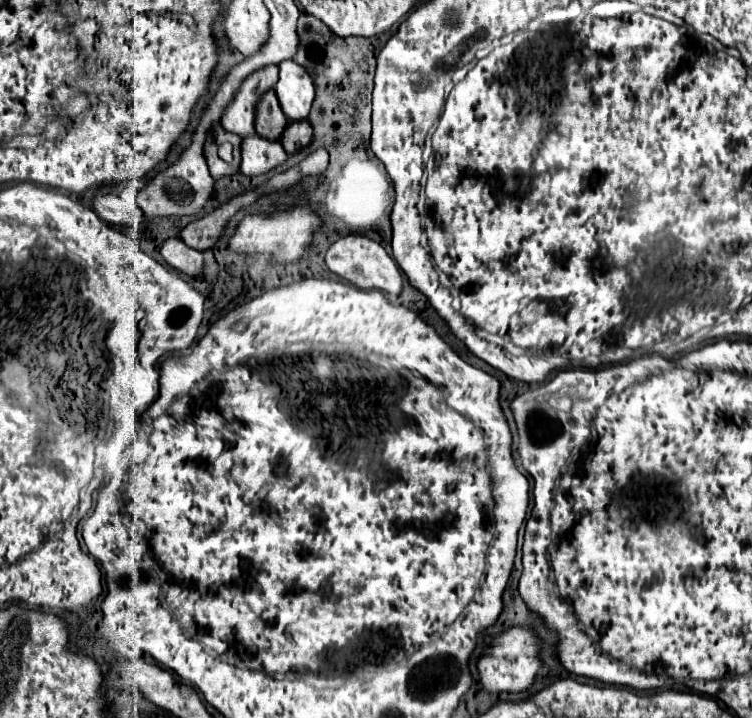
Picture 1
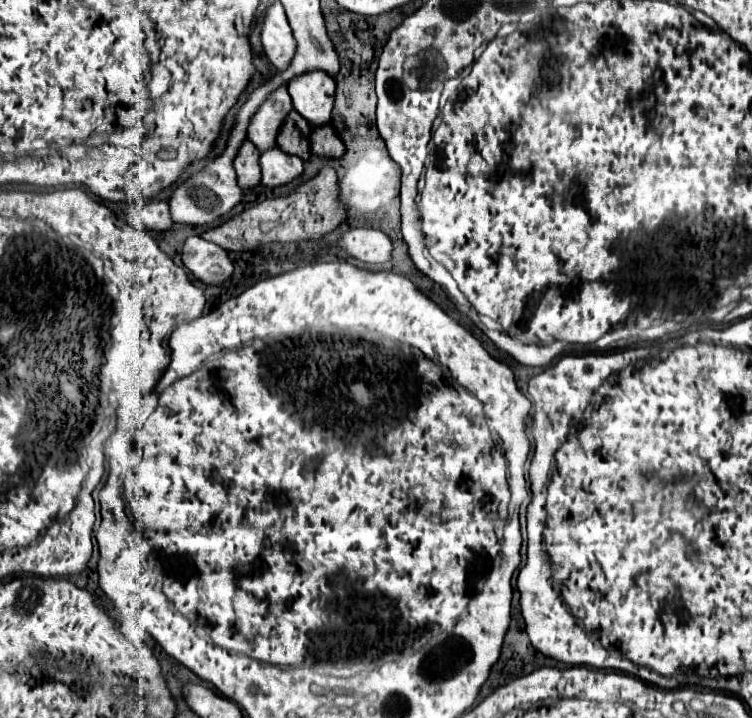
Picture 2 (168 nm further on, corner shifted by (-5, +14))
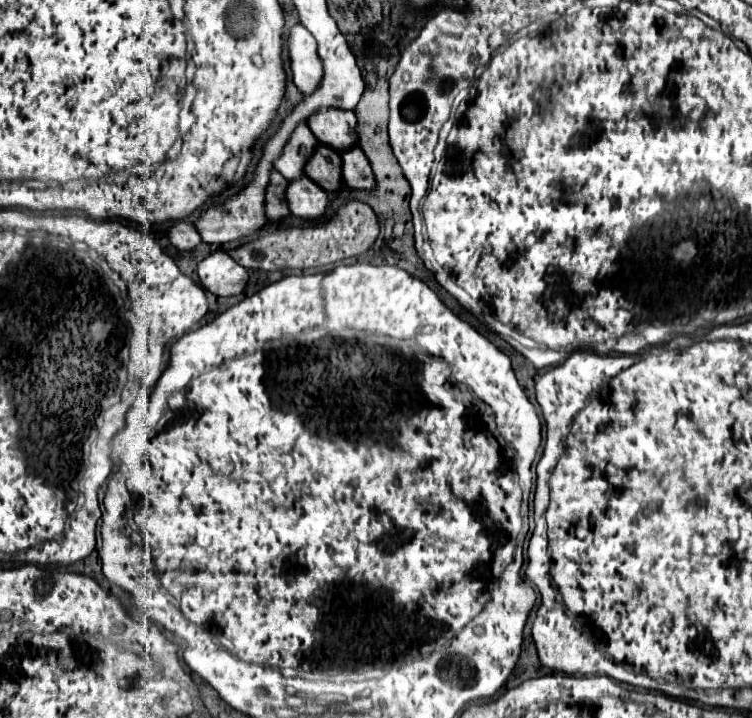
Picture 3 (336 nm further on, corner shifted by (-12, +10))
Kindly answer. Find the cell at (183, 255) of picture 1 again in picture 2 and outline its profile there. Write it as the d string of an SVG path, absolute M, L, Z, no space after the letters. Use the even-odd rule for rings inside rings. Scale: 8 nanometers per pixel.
M202 237L186 239L182 249L182 263L204 285L220 285L234 271L228 253L218 245L204 241Z

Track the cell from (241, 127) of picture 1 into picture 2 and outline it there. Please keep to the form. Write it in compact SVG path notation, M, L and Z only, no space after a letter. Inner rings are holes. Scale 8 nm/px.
M280 87L276 93L268 97L268 101L256 111L252 117L248 139L256 145L260 153L276 147L276 137L280 133L282 123L286 121L286 113L292 109L292 99L286 87Z

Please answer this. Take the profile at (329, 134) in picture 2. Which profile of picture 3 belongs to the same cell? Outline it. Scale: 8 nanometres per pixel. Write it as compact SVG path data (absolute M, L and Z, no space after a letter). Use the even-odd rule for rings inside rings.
M353 147L341 153L341 161L343 161L341 175L349 187L357 187L357 189L373 187L373 173L371 173L369 161L359 147Z

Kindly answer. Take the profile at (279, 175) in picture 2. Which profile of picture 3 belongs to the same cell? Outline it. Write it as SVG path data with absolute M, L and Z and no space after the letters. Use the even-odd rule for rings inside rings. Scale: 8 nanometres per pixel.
M299 175L287 181L285 199L293 215L307 219L321 217L327 207L327 191L311 181L307 175Z

